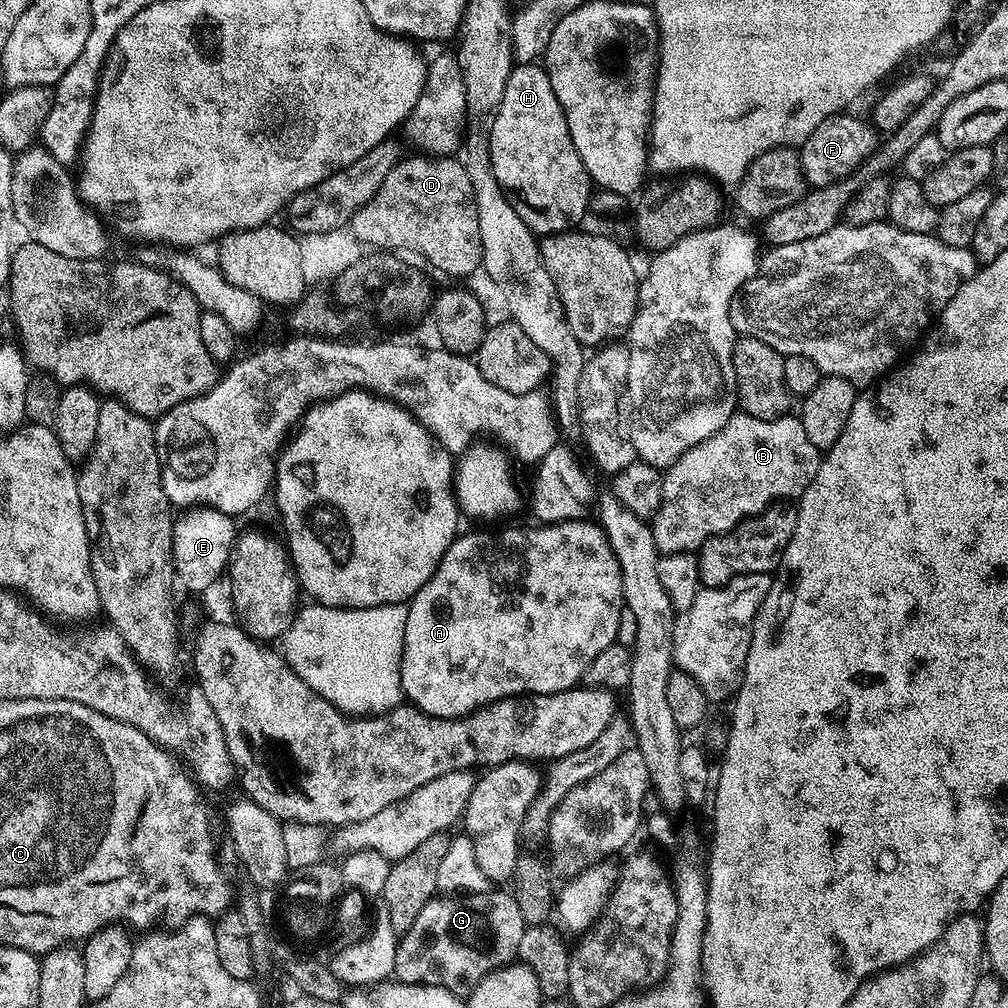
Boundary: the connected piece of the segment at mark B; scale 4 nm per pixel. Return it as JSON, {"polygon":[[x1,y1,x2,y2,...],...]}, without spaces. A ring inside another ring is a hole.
{"polygon":[[739,410,733,412,720,432,706,438,706,442,698,442,698,446,679,456,663,473,662,498,650,521,657,553,695,553,711,536,728,532,746,517,756,516,773,502,788,502,791,496,792,499,800,497,818,474,821,459,821,449,806,438,806,430,795,415,763,420]]}

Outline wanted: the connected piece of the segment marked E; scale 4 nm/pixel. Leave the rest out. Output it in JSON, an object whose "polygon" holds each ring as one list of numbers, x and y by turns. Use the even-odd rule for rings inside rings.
{"polygon":[[196,506,175,517,172,526,172,562,176,566,179,583,203,586,214,582,227,569,232,549,236,543,238,528,235,528,233,517,227,516,216,508]]}

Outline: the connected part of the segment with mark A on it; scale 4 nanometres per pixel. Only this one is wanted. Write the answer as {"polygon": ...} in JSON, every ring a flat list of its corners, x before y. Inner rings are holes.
{"polygon":[[587,519,582,520,561,520,559,524,541,523,540,528,508,528,505,532,472,532,469,536,464,534,457,535,452,545,446,550,446,554,442,554,442,562,438,562,438,566,434,570,434,574,426,582,426,586,422,586,422,590,418,590,418,594,413,596,408,604,408,617,406,618,406,634,404,635,404,653,402,654,402,662,400,663,400,690,401,693,415,707,421,708,428,716,437,716,438,718,450,718,451,720,459,720,462,716,468,716,471,712,475,712,478,708,484,708,488,704,493,704,495,700,505,700,508,696,522,696,531,694,550,694,551,692,561,692,567,688,577,687,584,680,584,672,590,666,590,662,594,662,594,658,598,658,598,654,602,654,602,650,606,650,606,646,616,643,616,635,618,634,618,618,624,609,624,591,622,590,622,570,618,566,618,558,614,554,614,550,608,541,608,535,605,534,599,523,592,522,588,524]]}

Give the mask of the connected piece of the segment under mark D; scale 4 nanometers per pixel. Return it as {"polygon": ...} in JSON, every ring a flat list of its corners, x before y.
{"polygon":[[412,154,414,156,401,158,397,161,390,174,382,181,382,186,379,187,378,192,364,206,362,206,356,213,354,213,350,223,351,230,361,245,370,247,372,250,396,250,392,248,405,248,408,252,417,252,420,256,425,256,434,267,440,272,445,272,448,276,468,276,472,271,479,269,482,264,482,238,478,234,478,210,476,209,476,195,474,189,470,187,470,177,467,176,466,170,462,170,459,160,455,158,425,158,420,154]]}

